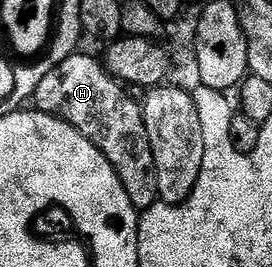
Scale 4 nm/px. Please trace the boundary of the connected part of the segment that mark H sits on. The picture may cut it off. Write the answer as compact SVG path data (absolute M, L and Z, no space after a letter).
M79 50L64 58L56 70L51 70L38 83L32 97L33 107L80 130L112 162L120 182L128 190L128 198L132 198L132 206L139 210L150 208L159 203L156 158L152 158L152 142L144 126L141 103L130 95L122 81L110 75L99 57L97 60L85 56L84 52Z

